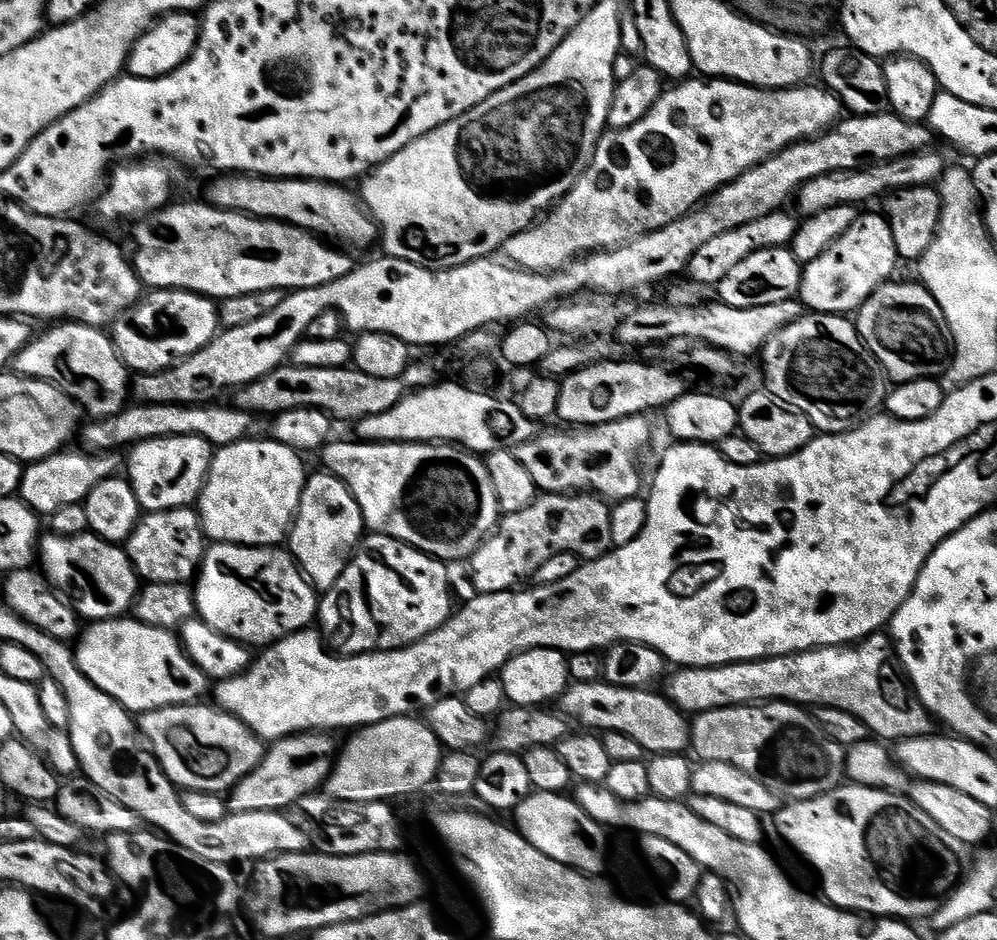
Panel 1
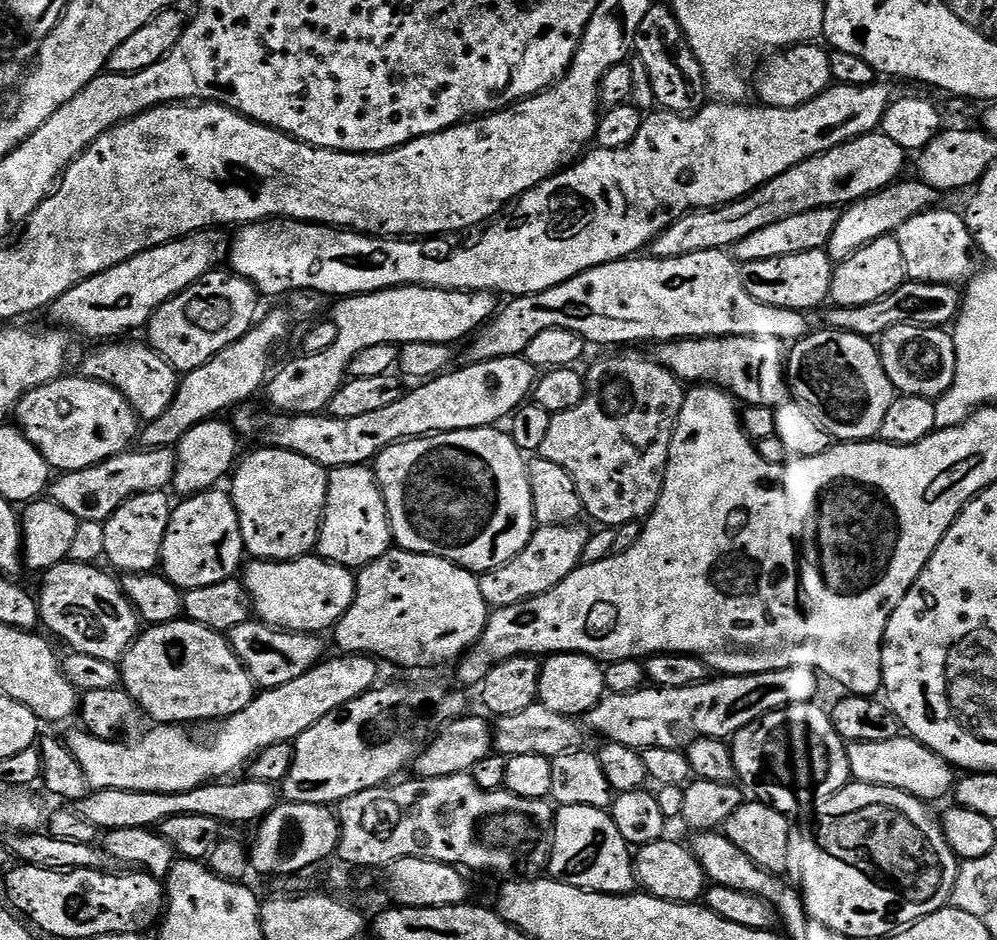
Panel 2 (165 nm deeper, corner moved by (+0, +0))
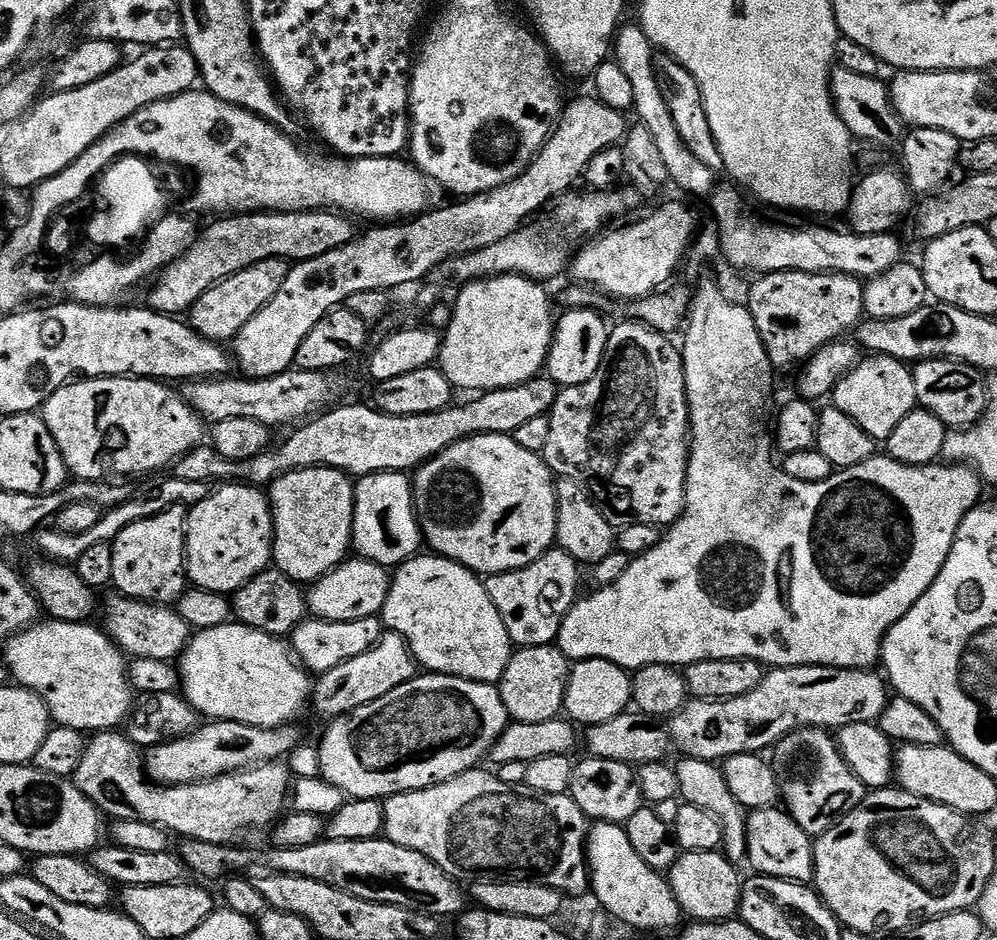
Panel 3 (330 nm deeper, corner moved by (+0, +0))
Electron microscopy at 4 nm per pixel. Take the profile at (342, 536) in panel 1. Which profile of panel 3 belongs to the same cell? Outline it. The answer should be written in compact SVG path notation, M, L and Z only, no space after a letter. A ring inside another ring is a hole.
M375 472L354 484L352 548L363 559L392 570L417 555L422 548L420 523L412 505L412 482L403 472ZM421 544L421 548L420 548Z

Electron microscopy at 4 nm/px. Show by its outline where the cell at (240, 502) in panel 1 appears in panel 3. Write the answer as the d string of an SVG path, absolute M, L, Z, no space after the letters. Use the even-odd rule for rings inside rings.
M299 468L270 485L266 495L272 510L272 564L279 572L308 586L349 559L353 491L348 473L337 468Z

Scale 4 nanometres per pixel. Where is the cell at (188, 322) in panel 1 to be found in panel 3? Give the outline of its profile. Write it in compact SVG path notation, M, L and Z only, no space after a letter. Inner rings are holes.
M270 258L234 274L220 284L215 284L210 290L206 290L206 294L202 294L202 298L198 298L198 302L194 302L190 309L192 329L208 340L231 341L242 330L242 326L246 326L246 322L250 322L250 318L254 318L254 314L258 314L258 310L262 310L262 306L266 306L266 302L270 302L274 294L278 294L282 282L286 282L289 267L287 260Z

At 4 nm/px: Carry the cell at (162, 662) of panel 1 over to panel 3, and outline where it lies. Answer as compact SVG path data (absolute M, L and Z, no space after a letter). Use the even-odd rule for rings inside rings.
M229 622L222 626L214 626L213 628L201 628L193 635L192 639L188 641L188 645L184 647L183 652L178 657L178 684L182 689L184 699L187 700L190 707L196 709L201 717L207 718L212 722L218 720L242 722L246 726L254 726L255 728L282 728L289 725L292 722L292 718L296 718L301 714L302 708L309 707L309 698L314 691L313 677L309 675L304 665L294 658L291 647L281 637L271 636L262 630L251 628L239 622Z

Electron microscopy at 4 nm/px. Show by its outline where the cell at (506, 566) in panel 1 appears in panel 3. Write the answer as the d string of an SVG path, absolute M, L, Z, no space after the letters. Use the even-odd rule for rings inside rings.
M556 546L544 552L542 558L530 562L530 566L489 576L484 580L490 602L494 602L498 614L502 614L502 622L506 622L506 630L513 645L526 648L557 643L560 622L578 599L576 591L580 588L579 570L578 561Z

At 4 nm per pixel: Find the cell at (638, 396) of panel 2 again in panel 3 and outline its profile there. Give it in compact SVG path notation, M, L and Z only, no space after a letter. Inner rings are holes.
M627 322L613 327L608 333L606 350L602 354L602 367L590 378L590 382L582 382L578 386L560 388L556 393L556 401L548 413L550 422L550 438L546 438L546 446L542 453L544 463L552 469L557 477L568 476L583 484L592 501L600 507L600 512L614 526L625 524L654 524L670 526L684 510L684 486L688 473L688 450L690 447L690 429L688 427L688 399L684 385L684 357L681 349L671 344L665 333L657 332L647 324Z

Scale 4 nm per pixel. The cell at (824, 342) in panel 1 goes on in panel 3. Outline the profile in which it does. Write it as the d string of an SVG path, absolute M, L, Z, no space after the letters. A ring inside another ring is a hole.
M869 355L836 383L830 393L830 404L858 422L858 426L862 426L862 430L866 430L872 440L886 442L898 422L902 422L906 414L918 407L912 368L905 361L889 356Z

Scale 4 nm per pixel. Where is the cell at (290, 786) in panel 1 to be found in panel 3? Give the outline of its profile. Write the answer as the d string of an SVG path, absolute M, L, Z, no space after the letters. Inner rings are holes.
M437 672L418 674L410 682L402 682L402 686L394 686L390 694L382 694L382 698L366 702L366 706L358 706L329 723L332 725L318 740L320 776L353 800L383 801L394 794L426 790L475 769L479 765L476 763L491 753L496 739L509 723L510 717L497 685L479 684Z

